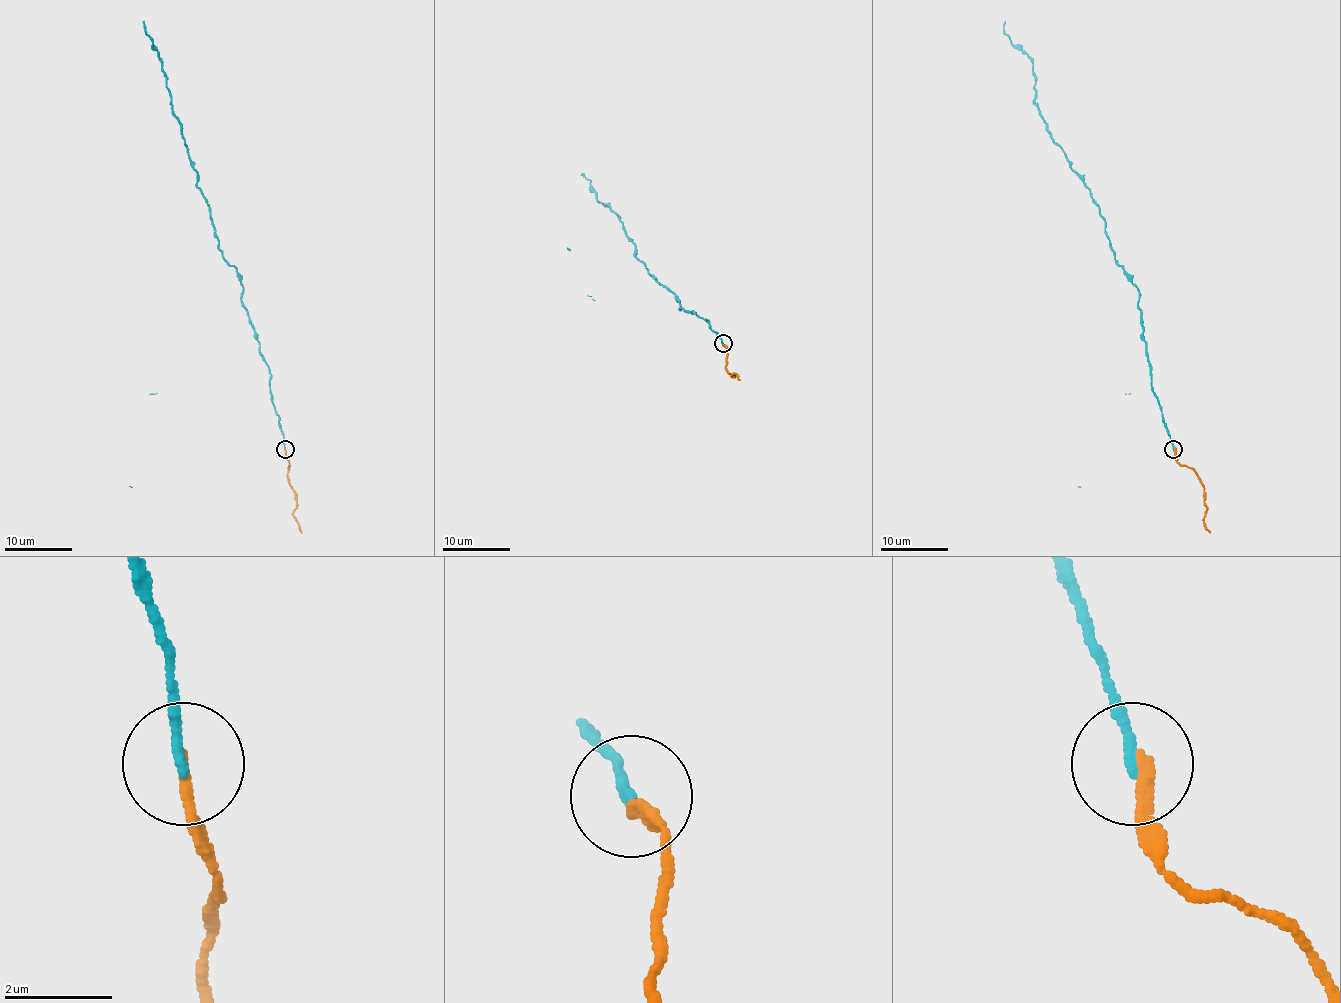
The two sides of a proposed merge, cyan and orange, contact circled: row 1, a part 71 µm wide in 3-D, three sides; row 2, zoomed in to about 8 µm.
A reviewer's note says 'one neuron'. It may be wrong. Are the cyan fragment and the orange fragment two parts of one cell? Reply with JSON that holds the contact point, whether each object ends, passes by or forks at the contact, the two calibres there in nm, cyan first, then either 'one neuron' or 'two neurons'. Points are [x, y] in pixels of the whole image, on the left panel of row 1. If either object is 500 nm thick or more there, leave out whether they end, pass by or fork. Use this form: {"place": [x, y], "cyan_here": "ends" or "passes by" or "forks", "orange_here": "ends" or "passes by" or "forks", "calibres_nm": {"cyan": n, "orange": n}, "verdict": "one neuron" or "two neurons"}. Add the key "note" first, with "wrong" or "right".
{"note": "wrong", "place": [285, 449], "cyan_here": "ends", "orange_here": "ends", "calibres_nm": {"cyan": 190, "orange": 220}, "verdict": "two neurons"}

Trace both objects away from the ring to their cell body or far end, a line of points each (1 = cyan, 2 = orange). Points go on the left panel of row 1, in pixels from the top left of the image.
1: (284, 448), (240, 274), (222, 255), (144, 20)
2: (284, 448), (293, 487), (295, 519), (301, 533)

